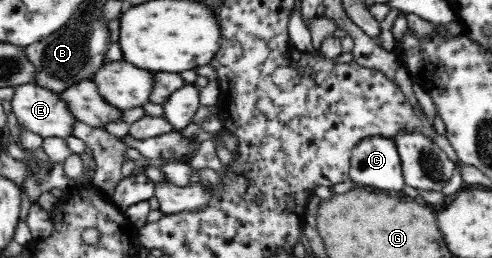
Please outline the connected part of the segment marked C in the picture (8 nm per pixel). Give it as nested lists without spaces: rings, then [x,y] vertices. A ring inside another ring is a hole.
[[[373,136],[352,150],[349,178],[358,185],[396,192],[404,188],[401,159],[394,139]]]

